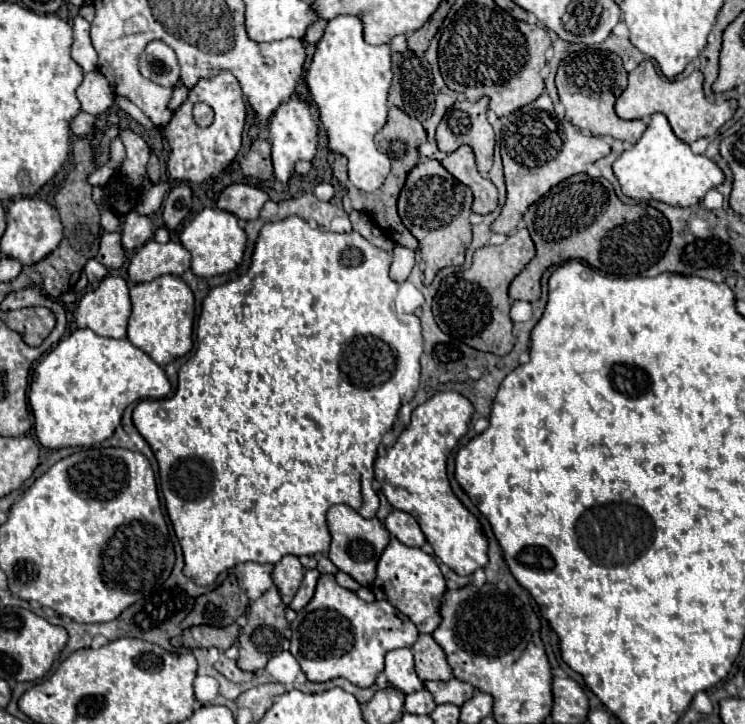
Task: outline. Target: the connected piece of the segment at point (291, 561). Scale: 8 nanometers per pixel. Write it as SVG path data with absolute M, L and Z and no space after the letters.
M285 556L281 562L275 564L273 570L273 584L279 588L281 594L285 596L295 596L301 580L303 580L305 568L301 566L297 556Z

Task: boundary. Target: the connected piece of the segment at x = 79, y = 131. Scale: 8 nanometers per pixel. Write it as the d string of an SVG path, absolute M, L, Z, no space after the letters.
M79 112L79 114L75 116L73 124L71 124L73 134L75 134L75 136L87 136L87 134L91 134L91 132L95 130L95 120L97 120L97 118L95 118L93 114Z

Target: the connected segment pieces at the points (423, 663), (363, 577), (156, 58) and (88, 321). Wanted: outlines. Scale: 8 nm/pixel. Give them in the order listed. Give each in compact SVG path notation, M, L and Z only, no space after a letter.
M421 634L411 650L415 656L417 676L423 682L429 682L429 680L447 682L453 678L453 670L447 664L447 656L443 648L429 634Z
M333 506L327 514L327 522L329 522L329 530L333 536L331 542L331 550L329 550L329 558L331 562L341 570L347 572L351 578L355 578L361 586L371 586L375 580L375 568L377 562L385 550L385 546L391 540L391 534L387 532L387 528L383 524L379 524L377 518L365 520L363 516L359 516L353 508L349 506Z
M161 40L147 44L139 58L139 70L145 78L159 86L177 86L179 82L179 62L175 52Z
M105 276L97 290L87 292L75 312L79 328L93 328L99 336L125 336L131 314L129 286L121 276Z

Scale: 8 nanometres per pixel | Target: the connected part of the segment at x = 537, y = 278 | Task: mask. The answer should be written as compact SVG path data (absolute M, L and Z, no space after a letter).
M575 174L555 188L551 188L539 202L535 202L523 216L527 222L527 230L537 246L535 258L525 266L525 270L511 282L509 296L513 300L529 300L535 302L541 296L541 276L549 266L555 262L565 260L585 260L587 264L595 266L607 276L657 276L663 272L669 272L669 240L671 240L671 228L667 218L655 210L649 204L623 204L611 182L605 178L591 178L587 174Z

